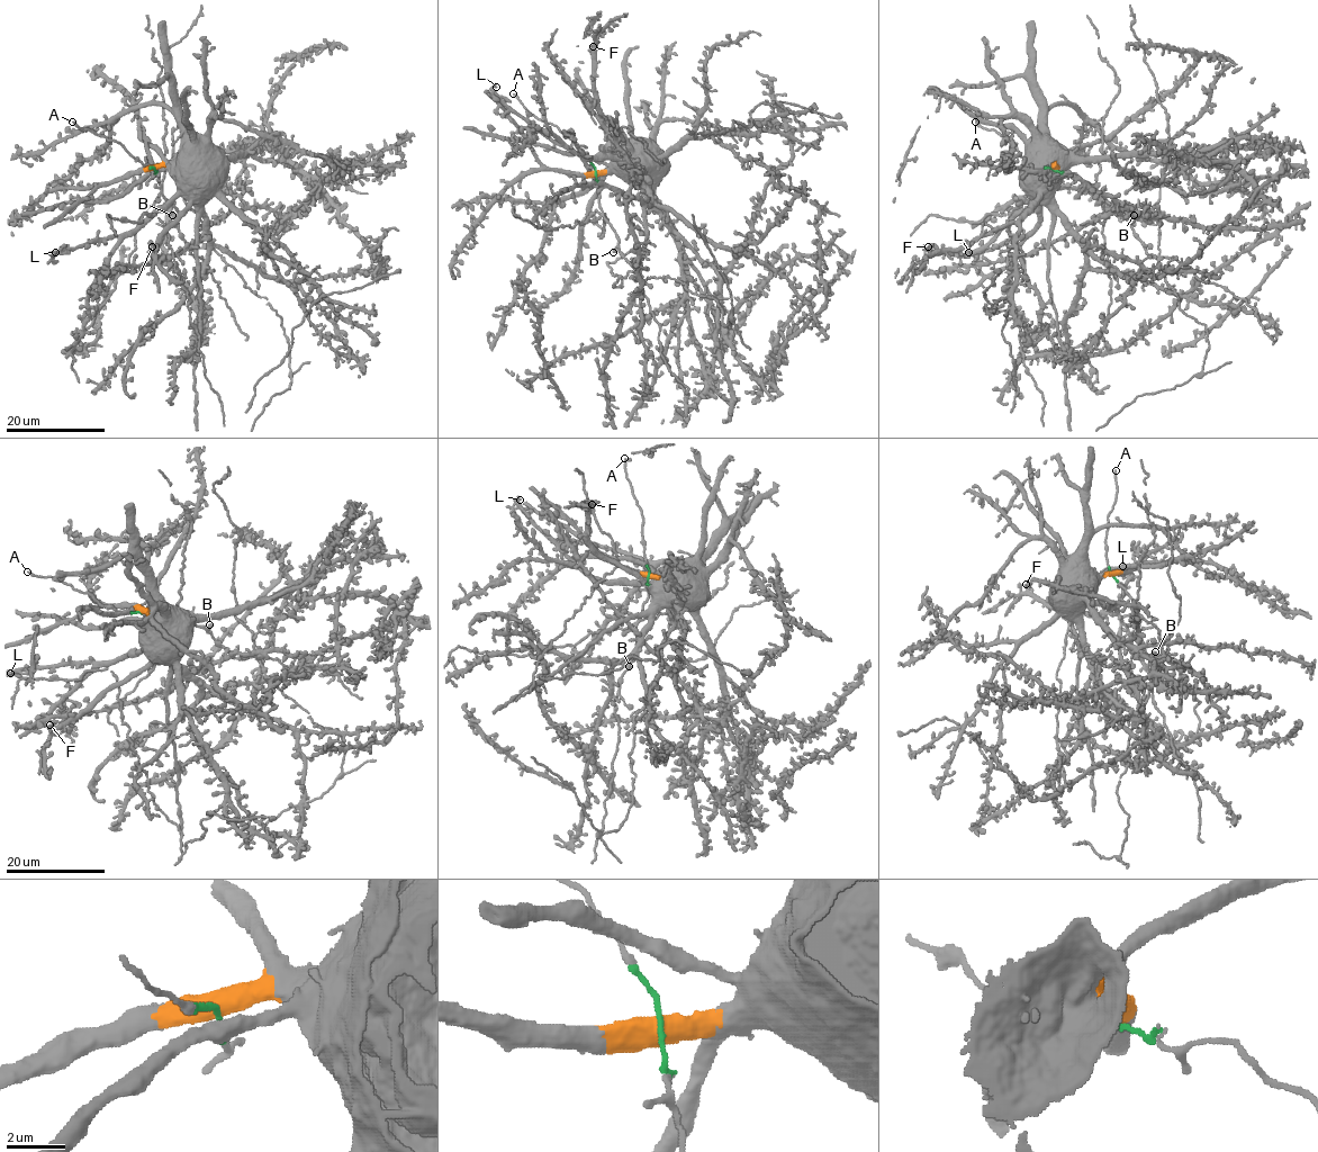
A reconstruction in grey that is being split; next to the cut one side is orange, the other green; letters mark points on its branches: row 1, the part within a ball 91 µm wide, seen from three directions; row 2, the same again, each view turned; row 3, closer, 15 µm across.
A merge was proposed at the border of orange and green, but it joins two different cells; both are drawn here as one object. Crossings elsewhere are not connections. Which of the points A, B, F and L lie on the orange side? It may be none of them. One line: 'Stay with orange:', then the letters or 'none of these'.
Stay with orange: F, L

